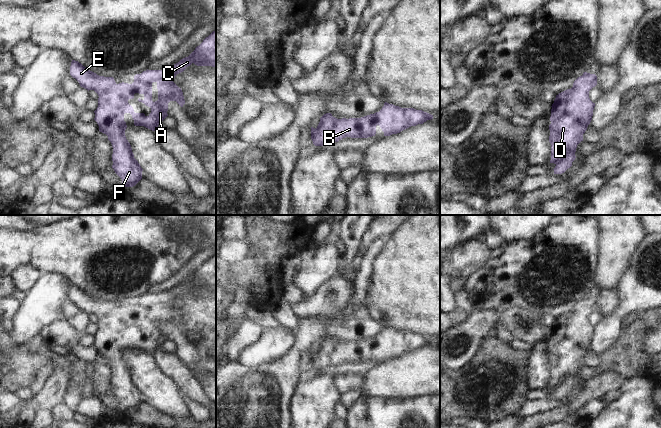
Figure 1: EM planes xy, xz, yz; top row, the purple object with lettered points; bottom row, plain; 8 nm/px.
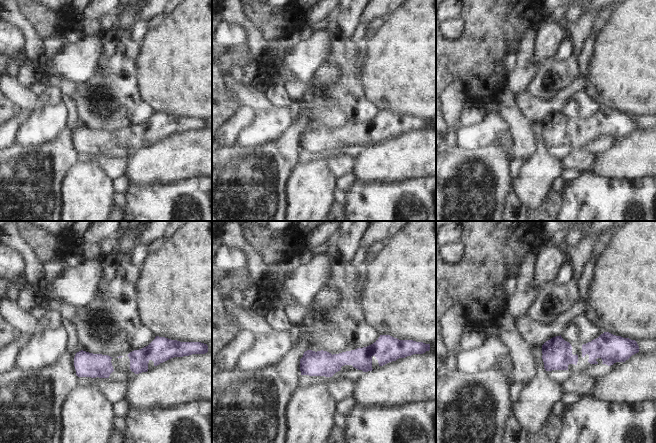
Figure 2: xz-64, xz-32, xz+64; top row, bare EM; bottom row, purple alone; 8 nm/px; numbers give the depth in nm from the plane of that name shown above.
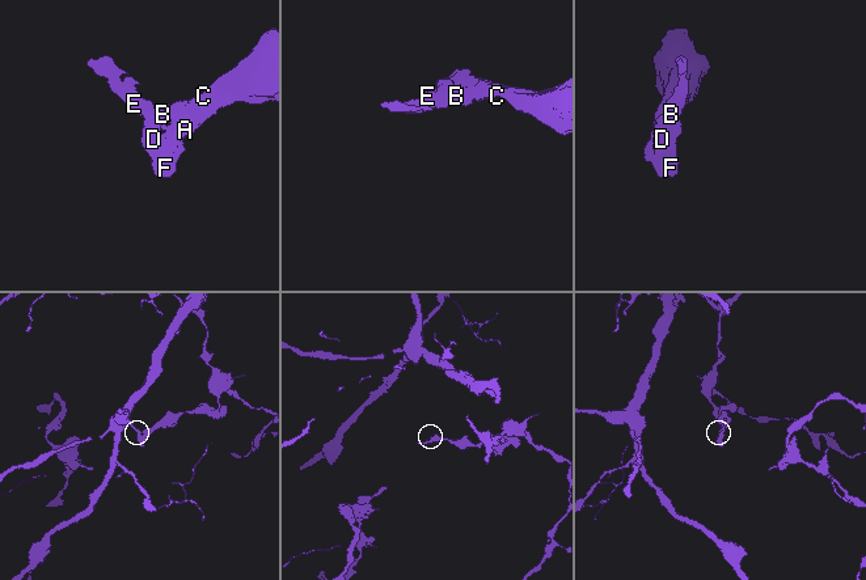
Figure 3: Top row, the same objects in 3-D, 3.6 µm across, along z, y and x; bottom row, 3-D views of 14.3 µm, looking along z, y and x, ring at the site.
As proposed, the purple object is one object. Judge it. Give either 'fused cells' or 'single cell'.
single cell

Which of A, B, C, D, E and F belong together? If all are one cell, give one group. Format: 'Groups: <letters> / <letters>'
Groups: A B C D E F.

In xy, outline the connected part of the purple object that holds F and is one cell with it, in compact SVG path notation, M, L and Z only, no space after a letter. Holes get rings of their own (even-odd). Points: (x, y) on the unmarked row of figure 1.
M216 254L213 255L203 266L195 272L195 274L188 280L181 283L178 287L174 288L169 294L146 294L141 298L134 300L132 308L119 307L117 308L113 301L99 300L96 297L88 294L78 285L72 284L70 290L70 299L75 302L81 311L89 314L94 314L98 322L98 331L94 335L95 342L99 350L99 355L108 360L108 364L113 371L112 392L115 397L122 403L122 409L125 411L133 411L142 403L142 395L140 388L134 382L132 372L125 360L127 352L124 345L124 338L130 337L134 344L135 350L144 350L152 355L155 355L158 349L168 340L168 327L176 325L181 331L185 328L183 316L174 306L177 298L183 296L188 290L194 287L197 290L212 290L216 292ZM152 307L157 307L158 324L152 325ZM139 317L144 319L144 323L138 323L139 326L144 327L151 332L151 337L146 340L144 337L135 337L133 331L128 327L129 323L134 322L134 318Z

